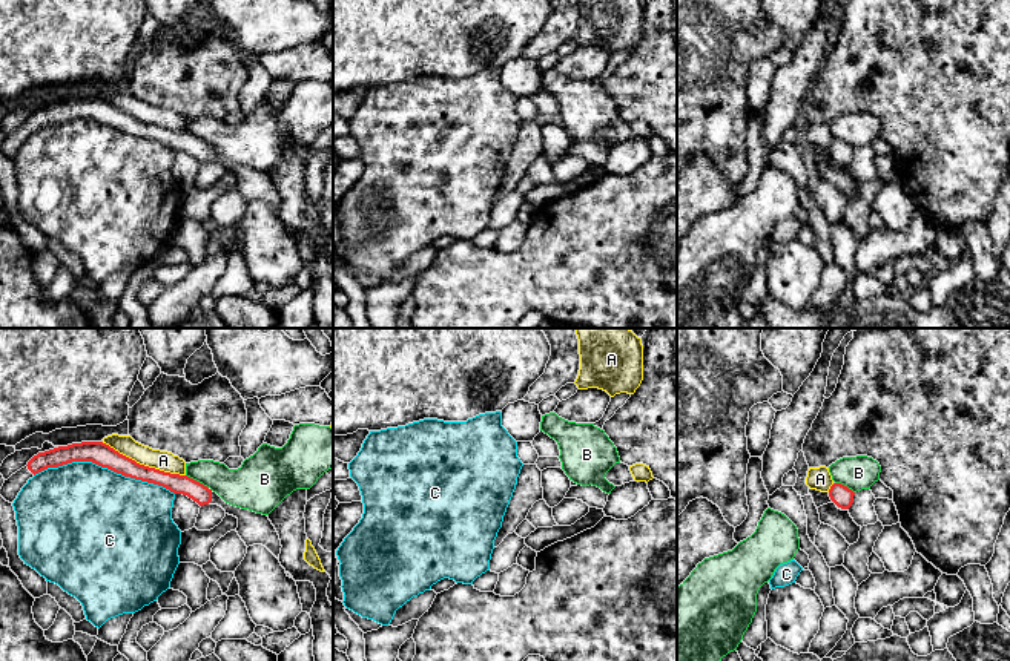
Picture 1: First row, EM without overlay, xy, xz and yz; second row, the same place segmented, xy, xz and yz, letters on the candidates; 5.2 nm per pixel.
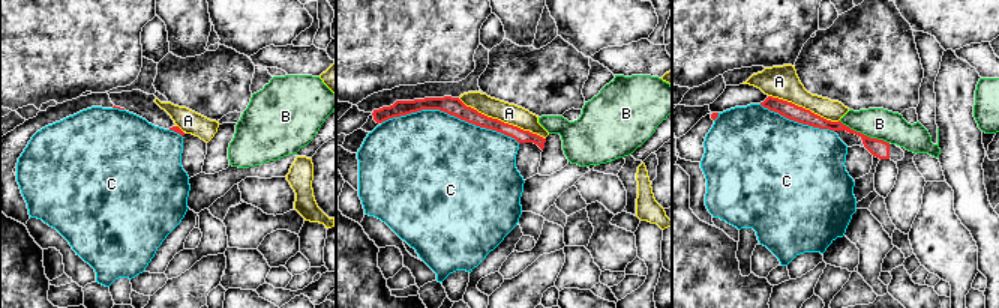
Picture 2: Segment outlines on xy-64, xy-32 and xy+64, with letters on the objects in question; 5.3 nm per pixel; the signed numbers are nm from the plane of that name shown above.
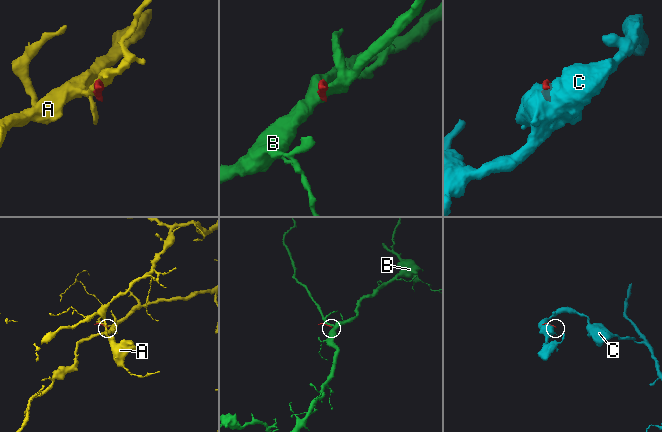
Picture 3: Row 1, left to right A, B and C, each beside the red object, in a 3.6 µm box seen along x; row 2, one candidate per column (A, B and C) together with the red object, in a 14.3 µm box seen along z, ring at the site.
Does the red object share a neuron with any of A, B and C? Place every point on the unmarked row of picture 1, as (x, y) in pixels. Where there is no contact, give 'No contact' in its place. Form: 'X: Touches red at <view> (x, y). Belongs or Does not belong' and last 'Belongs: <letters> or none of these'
A: Touches red at xy (143, 121). Does not belong
B: Touches red at xy (195, 137). Does not belong
C: Touches red at xy (105, 123). Does not belong
Belongs: none of these

